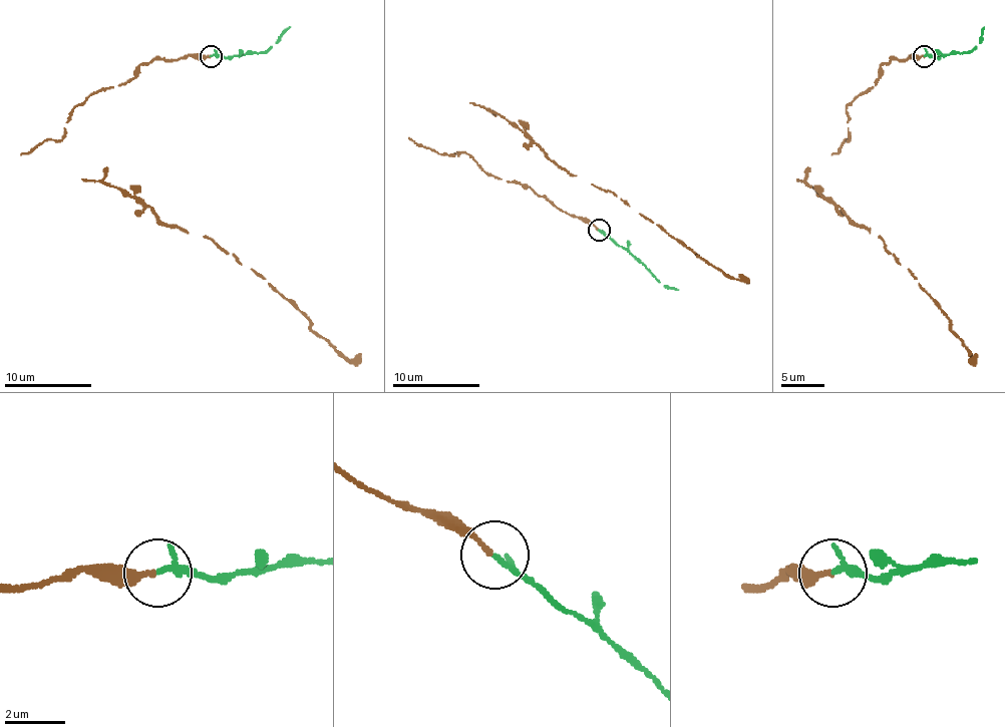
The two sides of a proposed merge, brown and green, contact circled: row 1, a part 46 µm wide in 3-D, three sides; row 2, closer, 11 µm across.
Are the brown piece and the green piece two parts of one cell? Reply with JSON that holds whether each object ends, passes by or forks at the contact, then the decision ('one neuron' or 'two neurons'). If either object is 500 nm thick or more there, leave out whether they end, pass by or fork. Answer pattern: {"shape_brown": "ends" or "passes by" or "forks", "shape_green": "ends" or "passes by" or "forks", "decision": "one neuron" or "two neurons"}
{"shape_brown": "ends", "shape_green": "passes by", "decision": "one neuron"}

